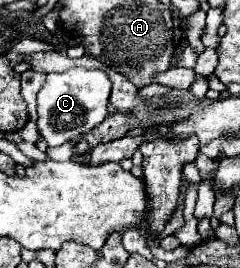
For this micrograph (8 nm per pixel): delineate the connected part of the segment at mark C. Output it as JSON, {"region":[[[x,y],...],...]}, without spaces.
{"region":[[[67,69],[65,73],[47,73],[37,93],[37,127],[49,147],[77,141],[81,135],[97,127],[109,113],[111,81],[101,69]]]}

